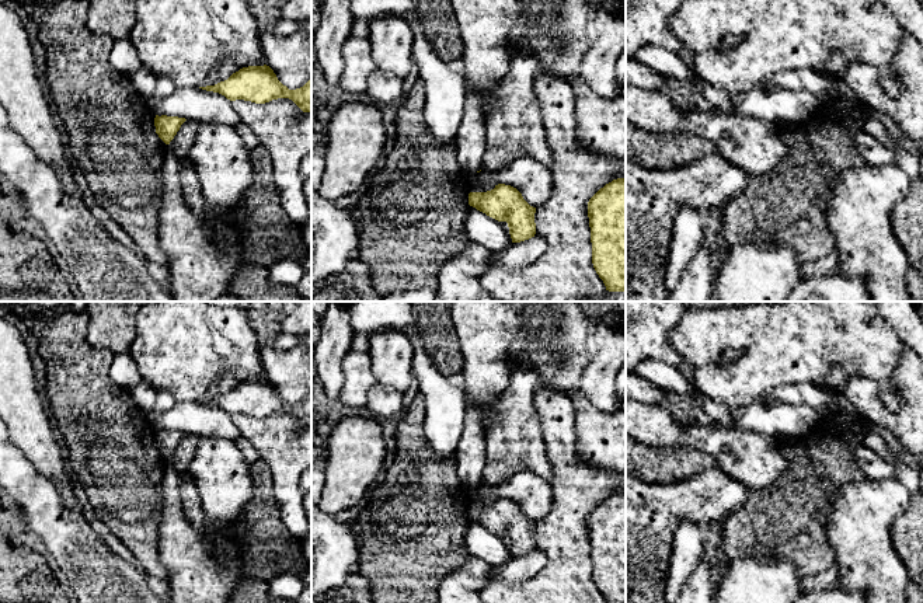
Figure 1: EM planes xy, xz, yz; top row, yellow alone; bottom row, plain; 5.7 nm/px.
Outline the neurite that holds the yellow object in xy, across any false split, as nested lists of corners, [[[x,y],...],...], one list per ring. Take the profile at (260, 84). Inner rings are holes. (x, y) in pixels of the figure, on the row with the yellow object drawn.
[[[267,65],[243,67],[224,81],[199,88],[219,93],[230,101],[244,100],[255,104],[289,98],[303,112],[311,112],[311,80],[300,88],[289,90]]]

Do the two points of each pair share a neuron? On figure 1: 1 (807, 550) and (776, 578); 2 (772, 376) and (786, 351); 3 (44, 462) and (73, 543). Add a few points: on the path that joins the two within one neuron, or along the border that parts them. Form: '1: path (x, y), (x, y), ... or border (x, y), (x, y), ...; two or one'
1: border (760, 557), (790, 560), (801, 578); two
2: path (772, 370), (772, 365), (780, 356); one
3: border (27, 457), (54, 484), (69, 508); two

